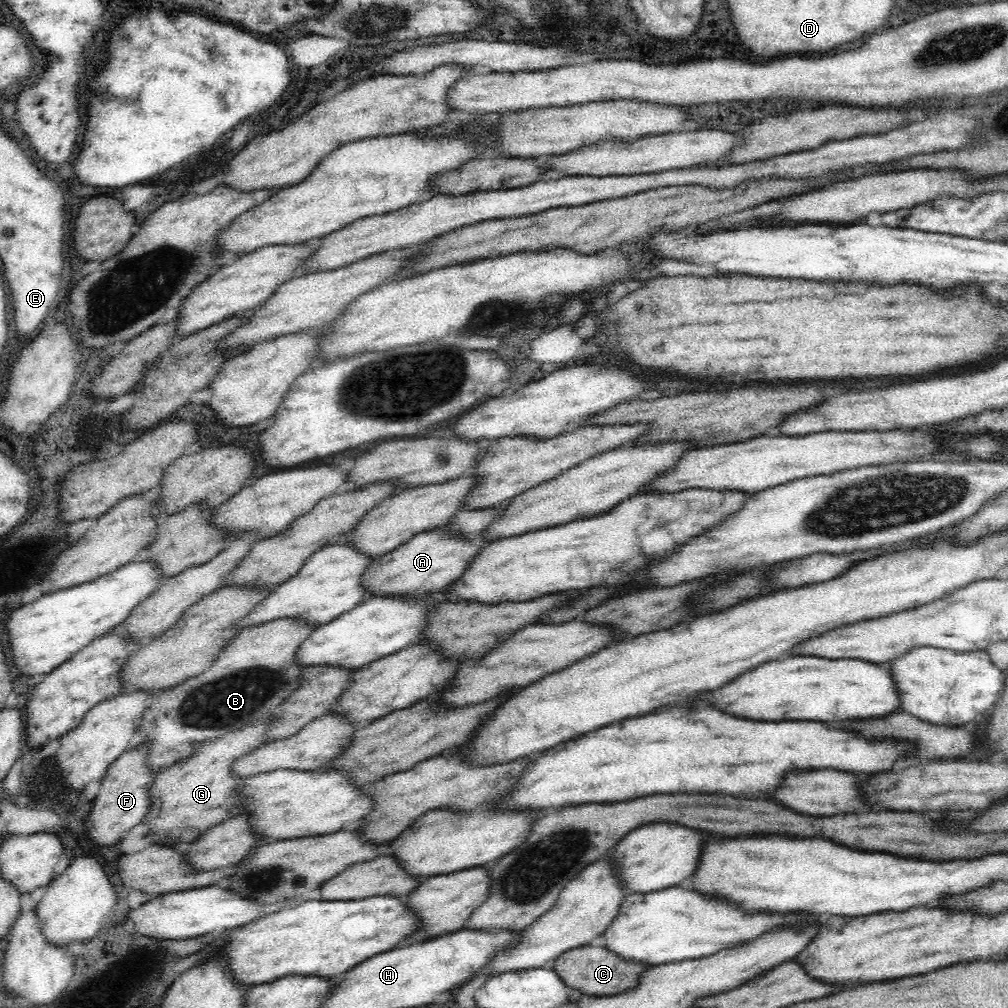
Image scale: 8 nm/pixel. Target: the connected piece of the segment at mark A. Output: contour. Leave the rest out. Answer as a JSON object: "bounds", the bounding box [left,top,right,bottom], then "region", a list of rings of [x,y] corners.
{"bounds":[363,504,504,596],"region":[[[504,504],[481,509],[462,508],[443,527],[419,532],[406,544],[380,555],[368,568],[363,584],[371,592],[370,596],[426,596],[440,592],[462,577],[482,548],[494,541],[484,537],[484,532],[504,510]]]}

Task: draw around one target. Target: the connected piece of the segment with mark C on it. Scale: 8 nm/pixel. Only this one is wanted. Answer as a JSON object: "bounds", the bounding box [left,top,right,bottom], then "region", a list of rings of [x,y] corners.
{"bounds":[554,945,652,996],"region":[[[588,945],[564,951],[556,959],[554,971],[570,989],[578,989],[588,996],[616,996],[638,988],[642,974],[652,967],[652,964],[623,959],[608,947]]]}

